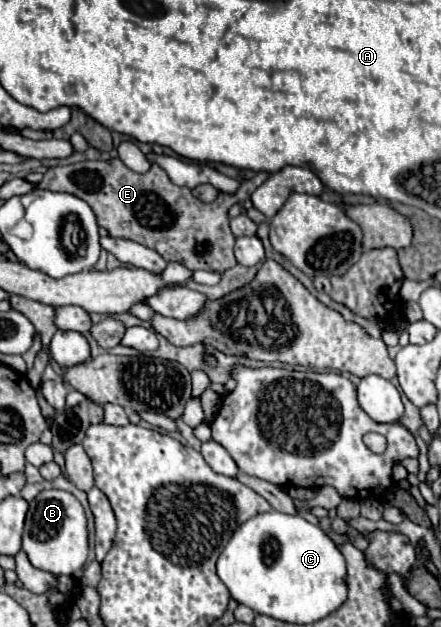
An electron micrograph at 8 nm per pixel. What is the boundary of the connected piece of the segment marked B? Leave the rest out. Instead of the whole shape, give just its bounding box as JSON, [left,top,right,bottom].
[22,489,88,575]

